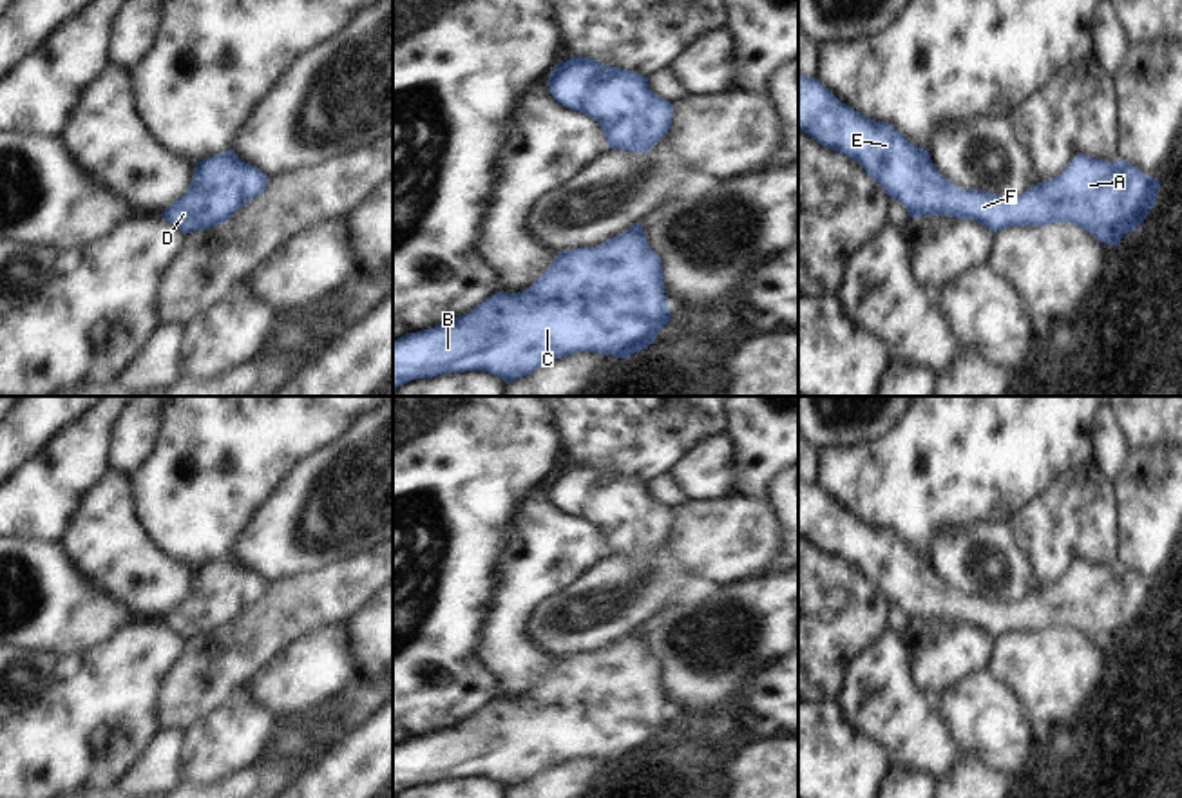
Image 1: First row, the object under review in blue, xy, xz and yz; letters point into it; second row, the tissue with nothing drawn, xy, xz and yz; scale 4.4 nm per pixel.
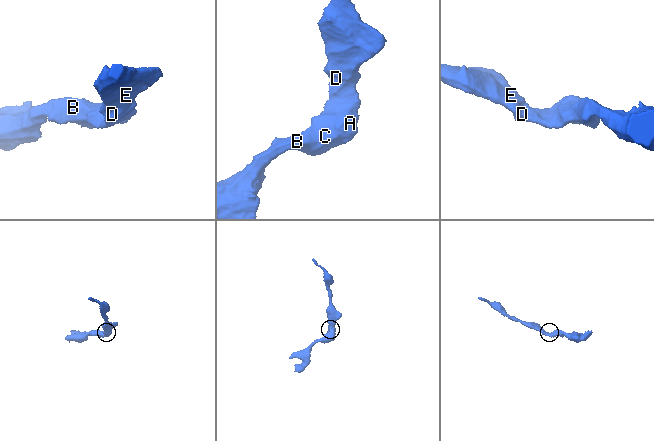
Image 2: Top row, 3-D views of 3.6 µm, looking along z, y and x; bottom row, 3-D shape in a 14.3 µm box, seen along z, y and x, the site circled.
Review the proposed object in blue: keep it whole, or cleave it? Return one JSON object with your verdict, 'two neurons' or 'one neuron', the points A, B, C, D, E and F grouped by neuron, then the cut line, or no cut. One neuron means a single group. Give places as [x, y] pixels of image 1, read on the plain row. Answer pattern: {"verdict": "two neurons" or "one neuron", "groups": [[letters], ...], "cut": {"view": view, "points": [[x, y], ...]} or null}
{"verdict": "one neuron", "groups": [["A", "B", "C", "D", "E", "F"]], "cut": null}

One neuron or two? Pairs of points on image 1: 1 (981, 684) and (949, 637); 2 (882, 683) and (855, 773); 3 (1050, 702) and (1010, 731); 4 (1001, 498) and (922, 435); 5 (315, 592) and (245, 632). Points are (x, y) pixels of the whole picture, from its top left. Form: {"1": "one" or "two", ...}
{"1": "two", "2": "two", "3": "two", "4": "one", "5": "one"}

